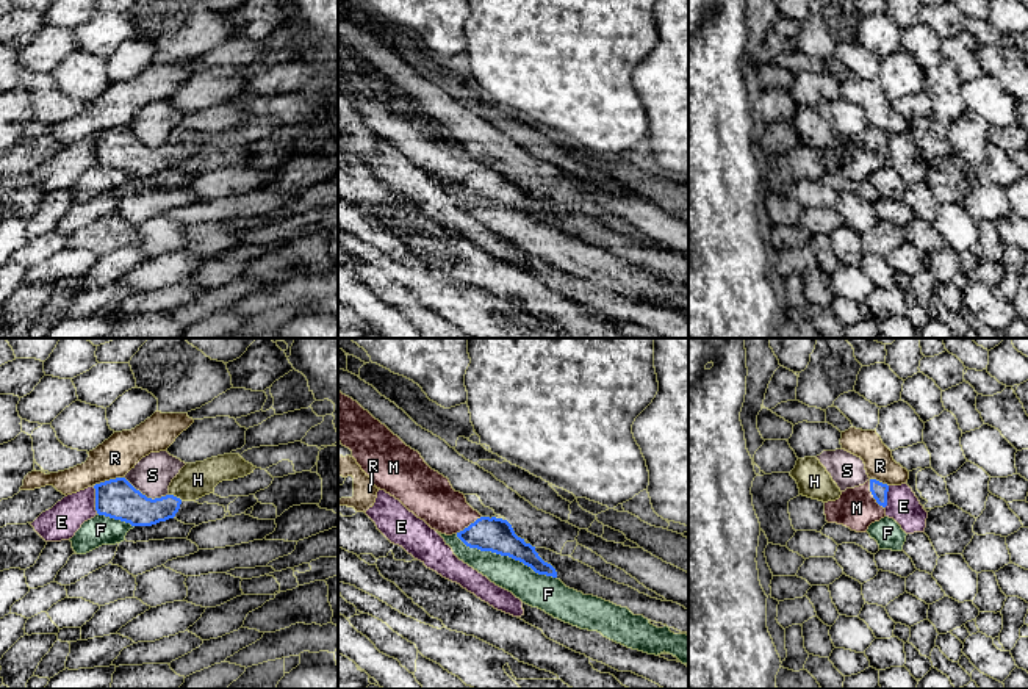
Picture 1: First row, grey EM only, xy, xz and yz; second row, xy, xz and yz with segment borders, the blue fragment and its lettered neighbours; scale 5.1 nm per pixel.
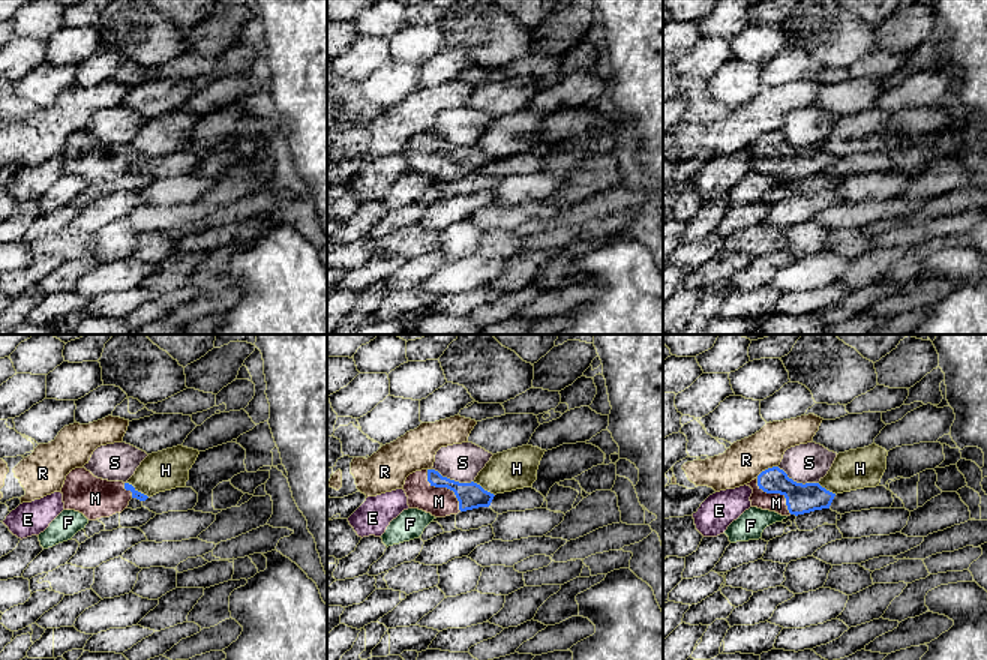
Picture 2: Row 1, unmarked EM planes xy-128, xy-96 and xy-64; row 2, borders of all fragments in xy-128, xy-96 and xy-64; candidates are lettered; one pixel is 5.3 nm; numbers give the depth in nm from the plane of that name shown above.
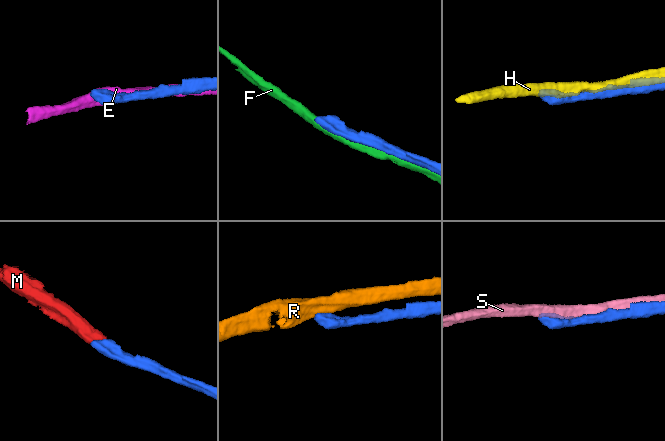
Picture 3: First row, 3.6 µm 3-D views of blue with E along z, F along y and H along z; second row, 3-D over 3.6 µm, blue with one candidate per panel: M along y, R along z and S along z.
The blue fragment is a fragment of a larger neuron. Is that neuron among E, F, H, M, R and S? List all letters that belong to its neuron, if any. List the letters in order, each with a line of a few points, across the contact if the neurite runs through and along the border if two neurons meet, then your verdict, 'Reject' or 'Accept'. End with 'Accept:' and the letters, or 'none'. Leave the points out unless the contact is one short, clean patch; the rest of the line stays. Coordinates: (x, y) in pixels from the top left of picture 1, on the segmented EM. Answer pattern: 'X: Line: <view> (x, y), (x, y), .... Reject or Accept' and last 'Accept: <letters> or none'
E: Reject
F: Reject
H: Reject
M: Line: yz (880, 490), (872, 494), (856, 508). Accept
R: Line: xy (122, 476), (105, 479), (94, 486). Reject
S: Reject
Accept: M

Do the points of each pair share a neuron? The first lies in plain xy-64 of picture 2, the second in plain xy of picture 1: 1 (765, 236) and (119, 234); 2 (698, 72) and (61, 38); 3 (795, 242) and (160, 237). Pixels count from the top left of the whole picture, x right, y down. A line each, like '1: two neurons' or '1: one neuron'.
1: one neuron
2: one neuron
3: one neuron

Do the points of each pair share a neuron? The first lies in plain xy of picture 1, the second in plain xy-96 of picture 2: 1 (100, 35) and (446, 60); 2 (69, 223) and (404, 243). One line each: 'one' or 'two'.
1: two
2: two

